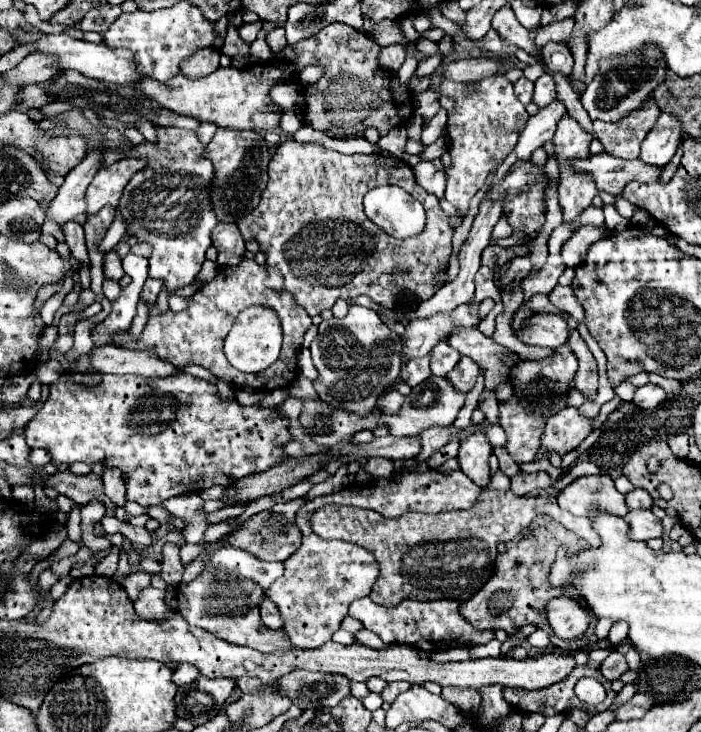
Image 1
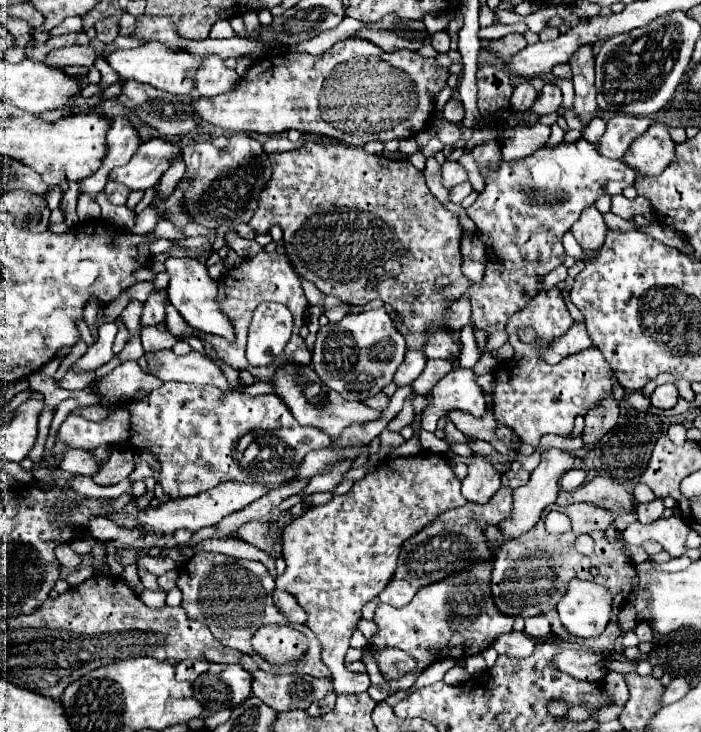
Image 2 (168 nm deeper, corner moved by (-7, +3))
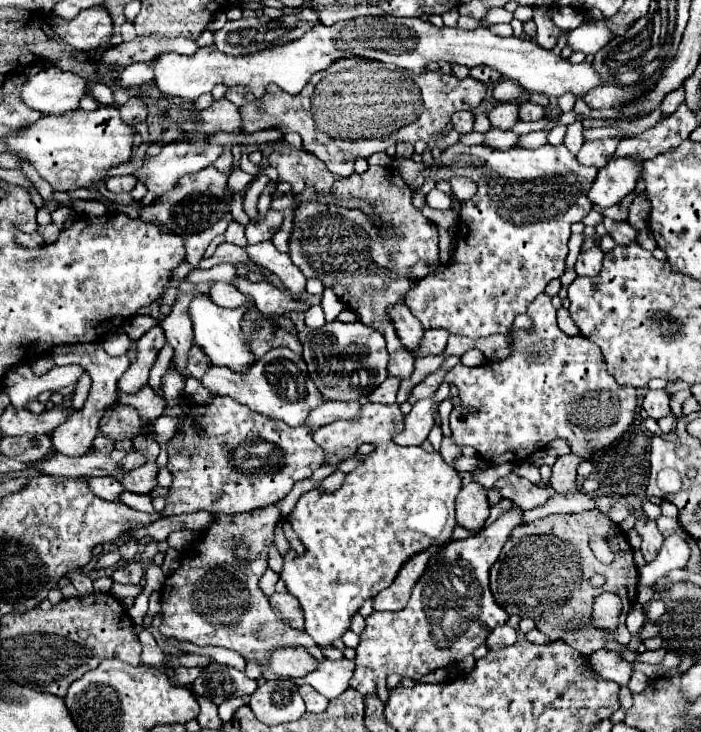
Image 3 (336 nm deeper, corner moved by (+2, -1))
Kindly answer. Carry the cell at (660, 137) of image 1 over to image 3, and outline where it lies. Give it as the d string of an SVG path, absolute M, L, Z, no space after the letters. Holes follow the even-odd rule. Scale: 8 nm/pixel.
M612 158L604 168L600 168L588 198L596 208L614 206L626 194L636 188L636 182L642 176L642 162L636 158Z

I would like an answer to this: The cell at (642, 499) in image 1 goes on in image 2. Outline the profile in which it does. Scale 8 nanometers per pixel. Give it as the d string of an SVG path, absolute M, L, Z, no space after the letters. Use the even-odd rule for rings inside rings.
M659 498L637 506L637 514L639 514L641 524L651 524L651 522L659 520L663 516L663 512L665 512L665 506L663 506L663 500L659 500Z

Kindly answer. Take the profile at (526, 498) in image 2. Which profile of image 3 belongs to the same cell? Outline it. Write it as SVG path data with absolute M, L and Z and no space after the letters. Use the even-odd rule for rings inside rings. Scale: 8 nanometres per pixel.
M514 504L492 524L484 526L480 534L466 540L452 540L430 558L428 570L416 582L406 608L368 616L366 630L360 634L360 644L356 648L356 672L350 686L370 696L376 694L378 680L386 680L386 672L420 680L436 668L460 662L486 642L492 628L506 624L508 614L492 598L488 572L512 530L522 524L526 524L522 510Z

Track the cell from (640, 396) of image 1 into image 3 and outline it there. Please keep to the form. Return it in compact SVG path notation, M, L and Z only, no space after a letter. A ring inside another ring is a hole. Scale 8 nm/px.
M648 390L644 400L642 400L642 406L644 406L644 410L648 412L650 418L660 420L660 418L670 414L670 404L668 402L670 402L670 398L668 398L666 390Z

